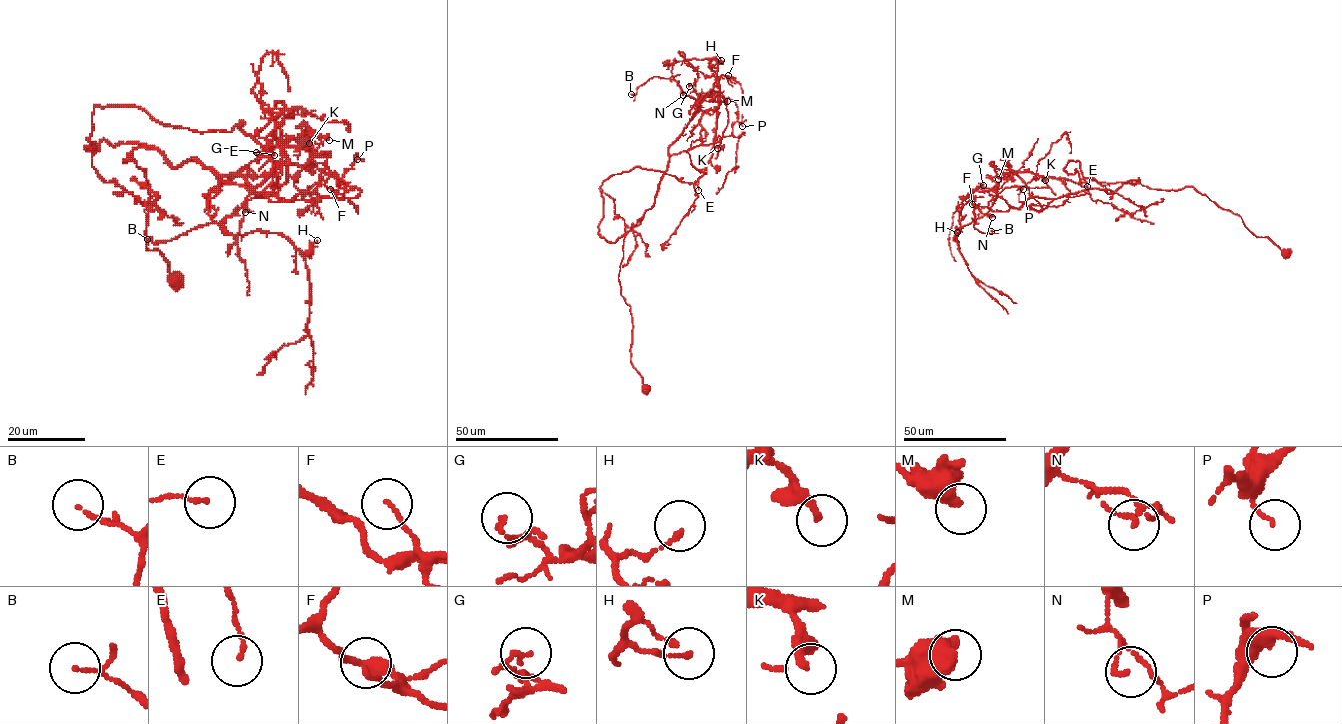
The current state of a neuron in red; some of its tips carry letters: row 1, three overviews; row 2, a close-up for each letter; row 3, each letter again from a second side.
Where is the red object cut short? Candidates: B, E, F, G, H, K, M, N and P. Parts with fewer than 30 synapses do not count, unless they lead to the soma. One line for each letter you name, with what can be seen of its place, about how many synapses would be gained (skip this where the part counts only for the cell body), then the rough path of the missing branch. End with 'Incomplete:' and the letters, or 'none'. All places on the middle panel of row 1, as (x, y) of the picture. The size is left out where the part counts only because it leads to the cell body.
K: place (717, 148); 40 synapses; course (717, 148), (721, 128), (725, 122), (731, 122)
Incomplete: K

